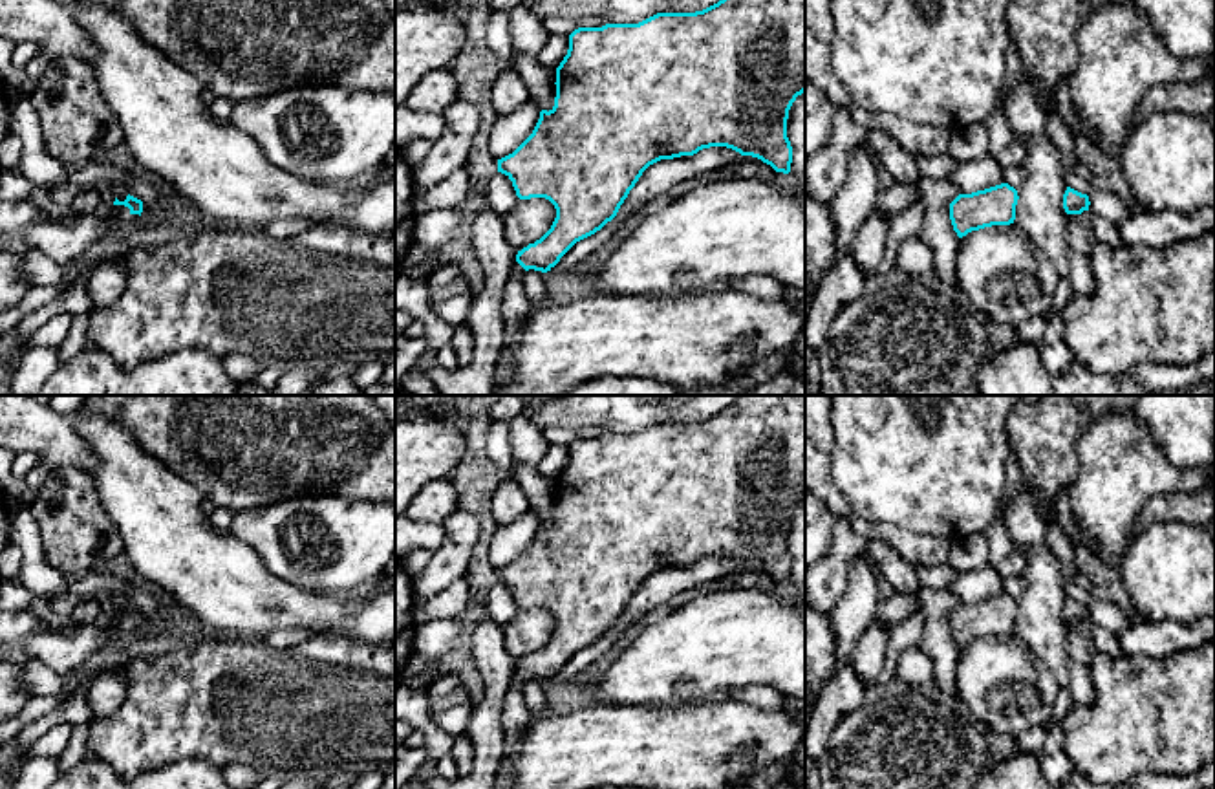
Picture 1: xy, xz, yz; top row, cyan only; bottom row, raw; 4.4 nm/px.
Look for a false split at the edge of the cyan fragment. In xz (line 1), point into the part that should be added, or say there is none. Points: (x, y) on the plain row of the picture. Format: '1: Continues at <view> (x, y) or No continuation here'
1: No continuation here

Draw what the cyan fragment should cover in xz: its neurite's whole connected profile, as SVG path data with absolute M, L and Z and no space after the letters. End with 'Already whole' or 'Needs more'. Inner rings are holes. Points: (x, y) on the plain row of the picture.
M739 395L717 414L695 423L657 423L639 434L606 434L602 438L578 438L569 445L569 459L556 478L554 516L540 522L532 544L509 566L498 569L498 582L505 584L520 610L545 608L556 619L551 639L534 654L516 665L516 672L525 679L547 683L580 650L600 641L611 632L642 582L661 571L681 566L694 566L703 558L726 557L741 566L752 566L770 575L776 582L789 584L792 557L787 547L789 520L798 505L805 502L805 395Z. Already whole

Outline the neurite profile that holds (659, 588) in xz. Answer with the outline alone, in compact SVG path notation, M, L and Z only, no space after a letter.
M710 557L694 566L661 569L650 575L629 600L617 626L595 644L576 652L551 681L573 681L586 666L617 644L628 624L644 617L650 610L670 602L684 591L701 589L710 580L726 578L739 571L763 573L758 567L741 566L726 557Z

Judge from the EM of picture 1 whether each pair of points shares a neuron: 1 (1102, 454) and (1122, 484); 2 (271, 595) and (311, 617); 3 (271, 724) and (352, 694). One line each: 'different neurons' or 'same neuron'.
1: same neuron
2: same neuron
3: same neuron

